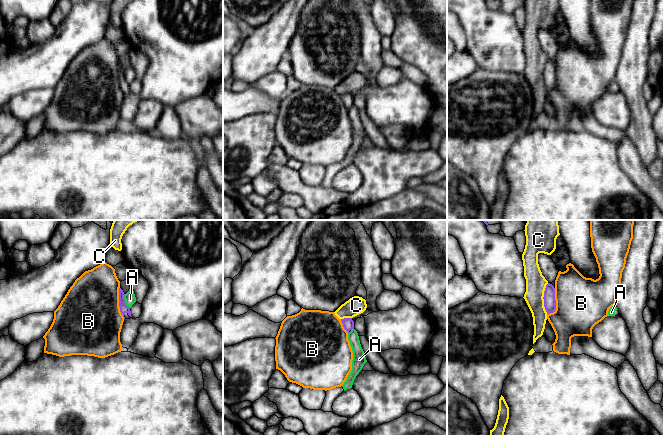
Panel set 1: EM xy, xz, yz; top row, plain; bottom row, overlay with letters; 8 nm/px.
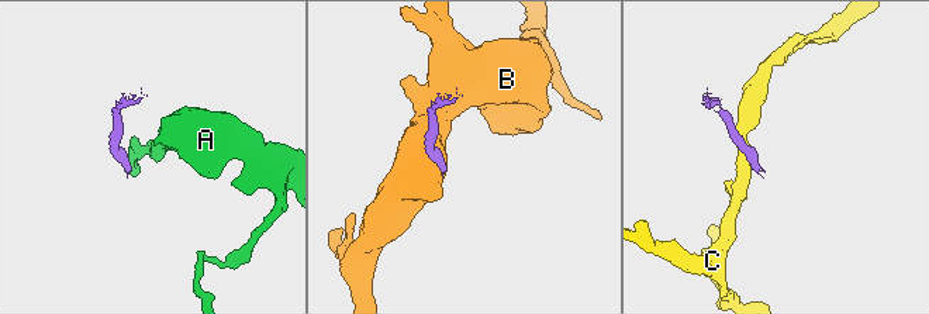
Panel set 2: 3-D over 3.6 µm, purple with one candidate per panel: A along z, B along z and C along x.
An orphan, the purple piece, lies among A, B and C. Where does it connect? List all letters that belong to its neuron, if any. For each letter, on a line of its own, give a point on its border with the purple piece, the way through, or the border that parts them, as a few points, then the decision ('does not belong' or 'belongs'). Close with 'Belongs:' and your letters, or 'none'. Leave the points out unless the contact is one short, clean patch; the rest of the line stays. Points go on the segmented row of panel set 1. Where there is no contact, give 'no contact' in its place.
A: meets purple in xy at (124, 301); border along xy (124, 294), (124, 302), (129, 308); does not belong
B: meets purple in xy at (119, 303); border along xy (119, 287), (119, 311), (124, 318); does not belong
C: meets purple in yz at (543, 298); does not belong
Belongs: none

